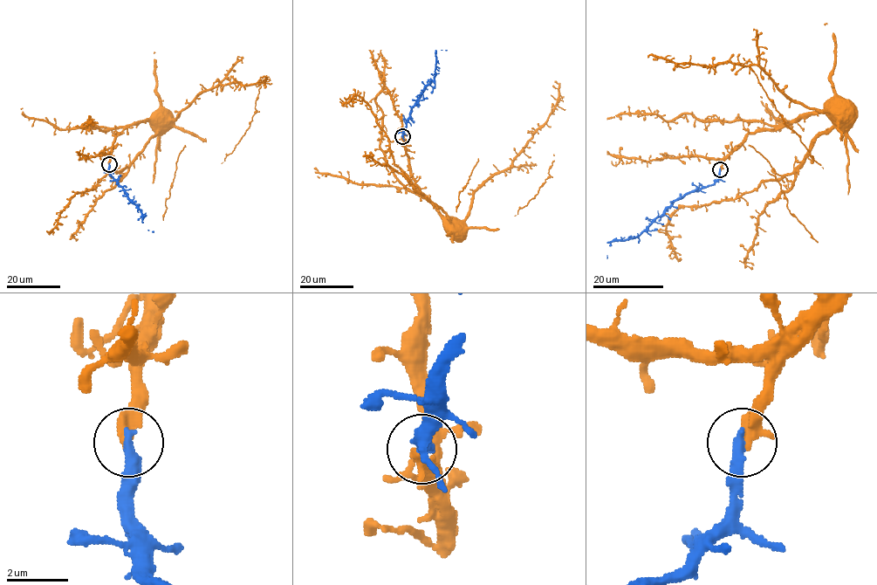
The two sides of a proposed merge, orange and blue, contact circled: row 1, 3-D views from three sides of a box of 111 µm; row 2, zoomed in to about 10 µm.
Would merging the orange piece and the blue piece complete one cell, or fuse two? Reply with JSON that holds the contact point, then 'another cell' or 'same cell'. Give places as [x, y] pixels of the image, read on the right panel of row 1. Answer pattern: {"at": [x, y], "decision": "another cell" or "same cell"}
{"at": [720, 169], "decision": "same cell"}

